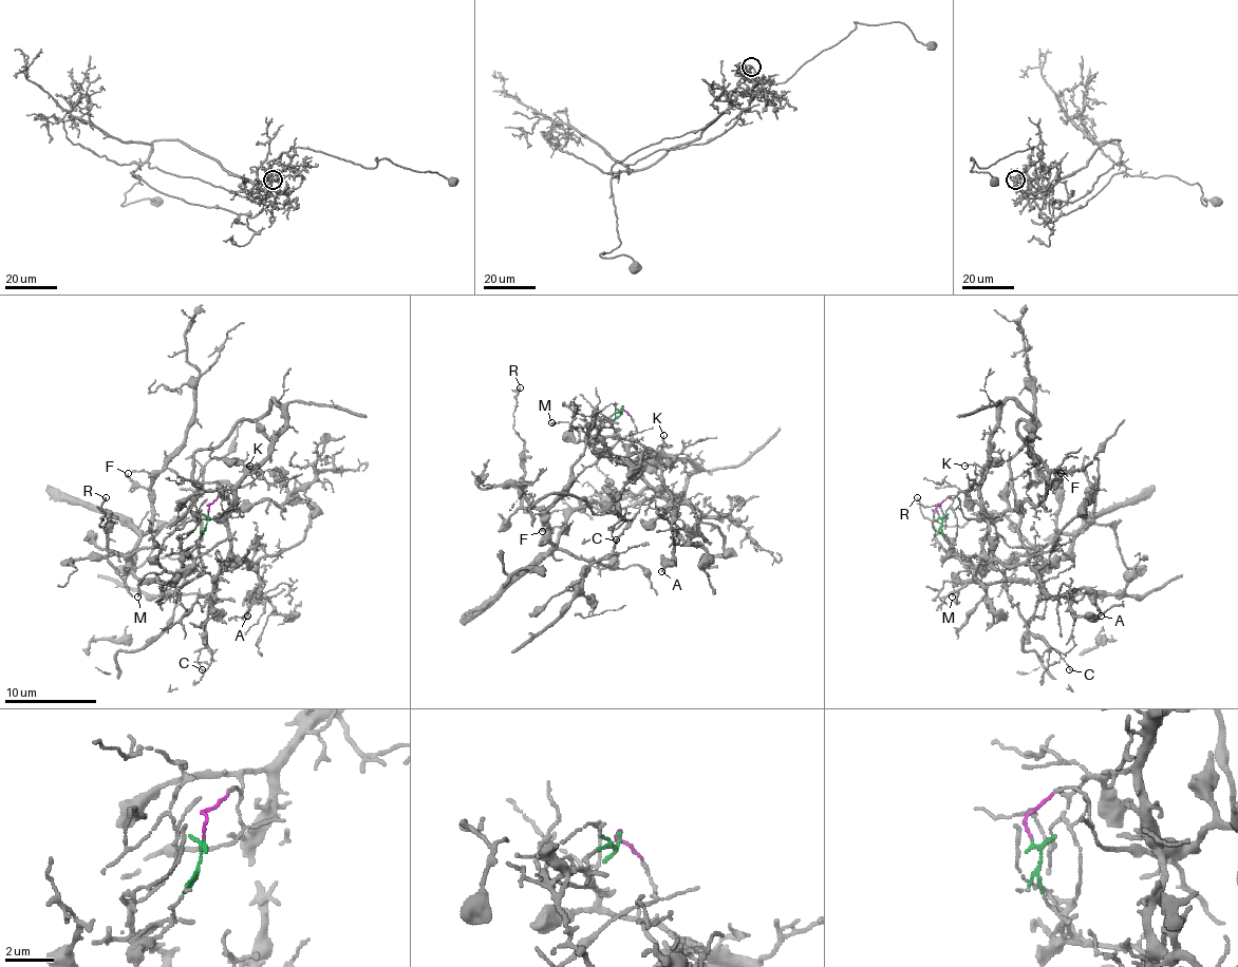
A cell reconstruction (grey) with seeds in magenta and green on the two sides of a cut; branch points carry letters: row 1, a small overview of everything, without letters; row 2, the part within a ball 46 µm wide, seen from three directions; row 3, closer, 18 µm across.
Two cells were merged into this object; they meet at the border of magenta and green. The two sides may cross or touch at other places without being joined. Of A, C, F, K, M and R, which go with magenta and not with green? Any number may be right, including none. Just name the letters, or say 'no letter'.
F, R

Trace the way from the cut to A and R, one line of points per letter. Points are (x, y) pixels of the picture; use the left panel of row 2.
A: (207, 514), (187, 555), (198, 557), (225, 539), (235, 557), (258, 567), (260, 594), (260, 587), (246, 615)
R: (207, 514), (221, 496), (219, 516), (184, 520), (158, 546), (115, 553), (109, 514), (99, 526), (107, 498)

